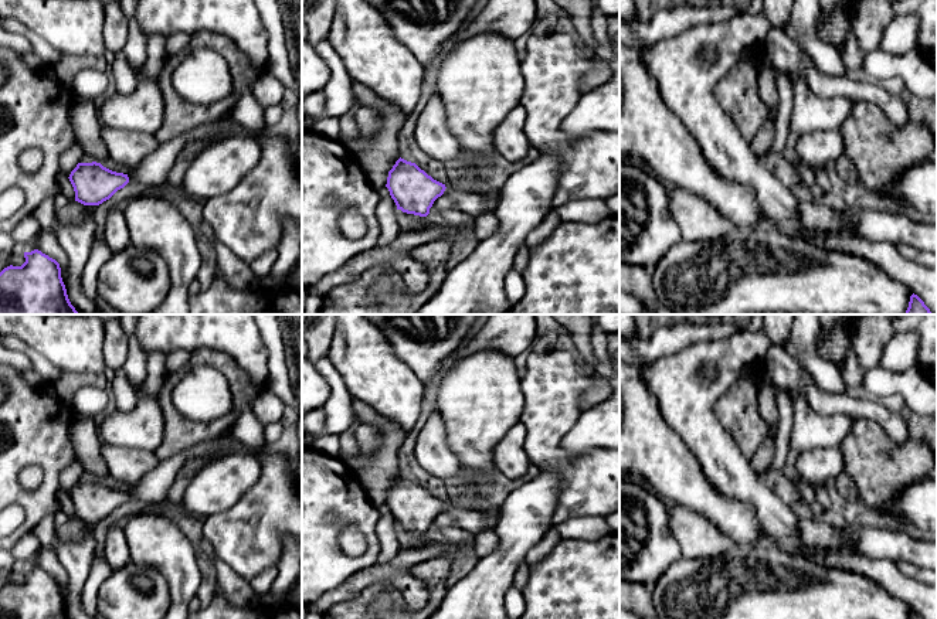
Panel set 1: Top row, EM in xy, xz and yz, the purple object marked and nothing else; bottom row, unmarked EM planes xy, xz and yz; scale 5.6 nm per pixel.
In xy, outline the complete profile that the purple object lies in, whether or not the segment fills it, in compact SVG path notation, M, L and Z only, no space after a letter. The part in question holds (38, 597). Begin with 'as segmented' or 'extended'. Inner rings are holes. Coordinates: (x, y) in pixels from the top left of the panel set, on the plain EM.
as segmented; M38 567L24 569L21 584L7 584L0 589L0 619L69 619L61 595L60 581Z

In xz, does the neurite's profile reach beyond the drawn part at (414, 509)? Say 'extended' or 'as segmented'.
extended

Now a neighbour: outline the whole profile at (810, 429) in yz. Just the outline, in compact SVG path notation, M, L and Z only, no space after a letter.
M787 391L792 408L790 449L804 452L817 448L836 448L851 432L853 418L846 414L821 415L807 402L802 392Z

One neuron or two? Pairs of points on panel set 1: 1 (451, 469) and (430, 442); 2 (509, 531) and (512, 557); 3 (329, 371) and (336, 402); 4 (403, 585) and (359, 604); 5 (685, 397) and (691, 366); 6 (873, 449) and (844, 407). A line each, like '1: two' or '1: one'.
1: one
2: one
3: one
4: two
5: one
6: two

